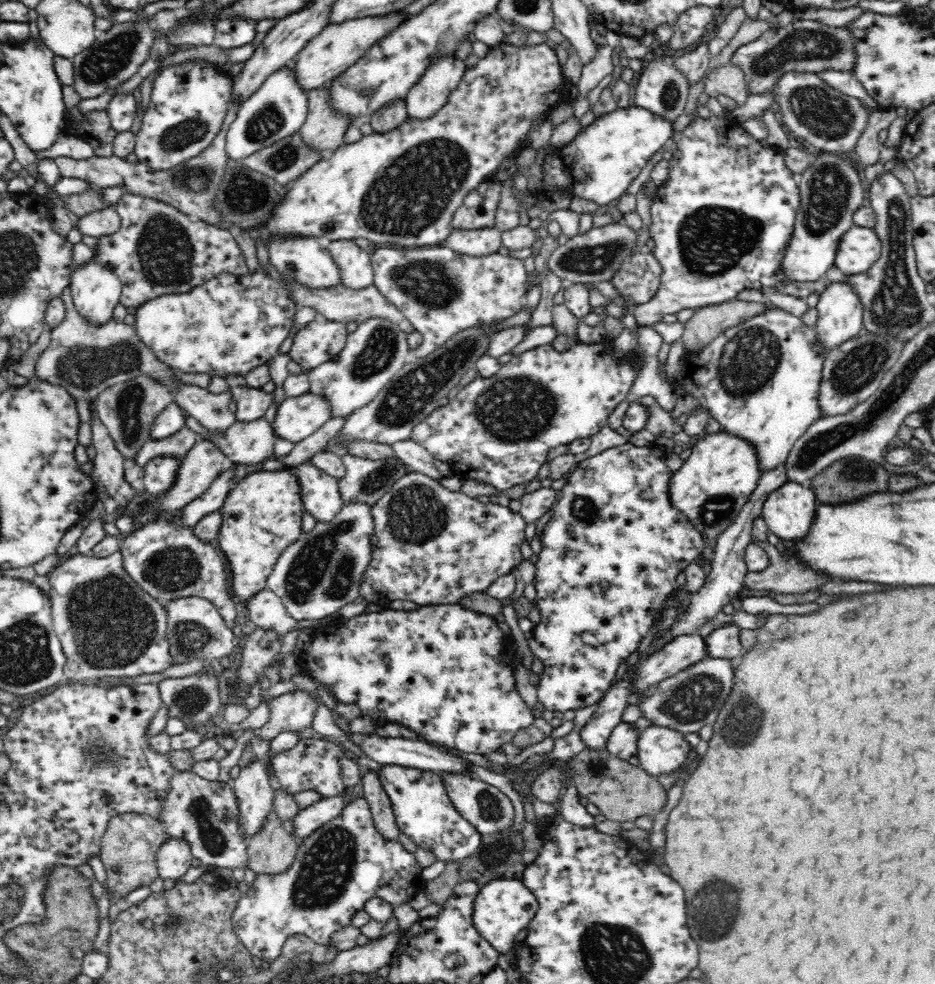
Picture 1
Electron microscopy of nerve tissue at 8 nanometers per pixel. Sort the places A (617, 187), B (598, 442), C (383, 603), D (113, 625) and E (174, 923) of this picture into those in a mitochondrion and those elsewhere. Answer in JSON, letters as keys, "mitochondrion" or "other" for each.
{"A":"other","B":"other","C":"other","D":"mitochondrion","E":"mitochondrion"}

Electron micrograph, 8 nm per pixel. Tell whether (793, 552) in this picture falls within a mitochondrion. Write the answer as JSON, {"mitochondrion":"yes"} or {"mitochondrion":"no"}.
{"mitochondrion":"no"}

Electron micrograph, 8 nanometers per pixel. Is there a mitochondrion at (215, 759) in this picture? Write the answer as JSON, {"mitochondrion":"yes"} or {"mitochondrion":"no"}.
{"mitochondrion":"no"}

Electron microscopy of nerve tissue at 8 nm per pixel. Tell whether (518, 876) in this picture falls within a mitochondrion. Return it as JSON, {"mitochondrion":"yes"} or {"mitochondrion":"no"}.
{"mitochondrion":"no"}

